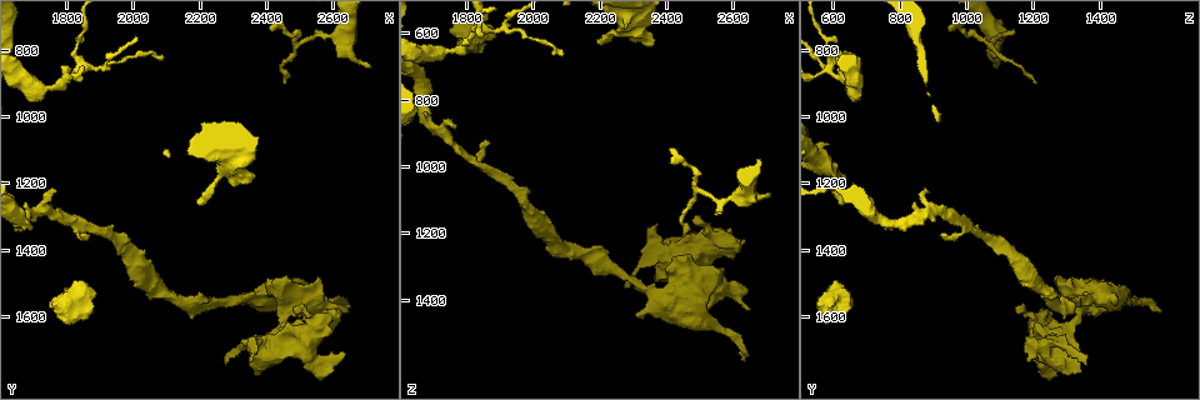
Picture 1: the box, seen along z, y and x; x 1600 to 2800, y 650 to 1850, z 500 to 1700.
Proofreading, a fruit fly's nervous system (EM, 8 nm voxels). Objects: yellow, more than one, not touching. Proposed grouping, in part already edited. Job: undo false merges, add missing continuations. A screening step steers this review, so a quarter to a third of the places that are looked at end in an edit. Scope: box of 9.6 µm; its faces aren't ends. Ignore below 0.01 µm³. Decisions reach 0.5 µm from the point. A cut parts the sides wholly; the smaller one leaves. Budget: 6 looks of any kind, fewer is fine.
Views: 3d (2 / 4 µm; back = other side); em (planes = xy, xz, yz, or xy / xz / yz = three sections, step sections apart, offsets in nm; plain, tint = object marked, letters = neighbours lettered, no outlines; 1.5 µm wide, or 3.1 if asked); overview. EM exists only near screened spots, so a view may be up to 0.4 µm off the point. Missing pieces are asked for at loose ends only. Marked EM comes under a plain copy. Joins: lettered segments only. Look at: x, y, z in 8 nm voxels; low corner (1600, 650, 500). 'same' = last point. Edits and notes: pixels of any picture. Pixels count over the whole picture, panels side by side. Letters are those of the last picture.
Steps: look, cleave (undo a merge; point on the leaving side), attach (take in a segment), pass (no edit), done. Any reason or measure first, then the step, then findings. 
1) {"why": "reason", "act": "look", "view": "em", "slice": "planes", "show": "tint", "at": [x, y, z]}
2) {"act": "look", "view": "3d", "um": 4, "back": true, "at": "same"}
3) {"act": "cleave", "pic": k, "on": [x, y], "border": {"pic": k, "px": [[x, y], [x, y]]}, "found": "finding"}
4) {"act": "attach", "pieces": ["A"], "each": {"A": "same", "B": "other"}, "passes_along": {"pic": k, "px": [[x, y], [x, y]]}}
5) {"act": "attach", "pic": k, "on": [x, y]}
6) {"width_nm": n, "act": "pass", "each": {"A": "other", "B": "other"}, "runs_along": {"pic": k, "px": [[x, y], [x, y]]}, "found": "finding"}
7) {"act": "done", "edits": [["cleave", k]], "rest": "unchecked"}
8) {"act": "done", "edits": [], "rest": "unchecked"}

{"why": "thin end", "act": "look", "view": "3d", "um": 4, "back": true, "at": [2080, 830, 650]}

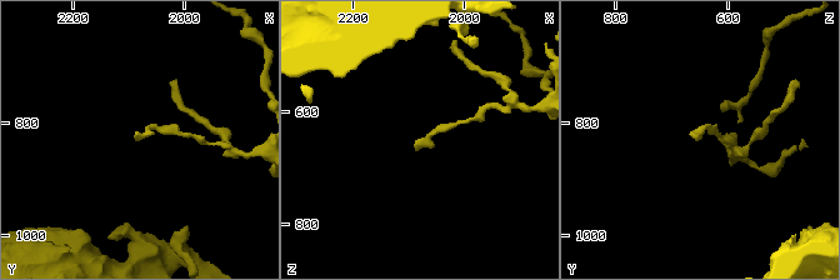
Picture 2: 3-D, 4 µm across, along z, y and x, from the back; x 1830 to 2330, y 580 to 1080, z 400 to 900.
{"why": "need the tissue", "act": "look", "view": "em", "slice": "xz", "step": 8, "show": "letters", "at": [2090, 825, 655]}

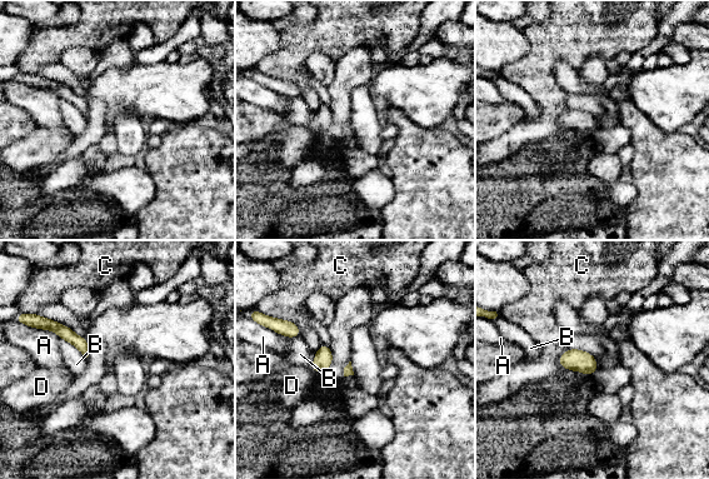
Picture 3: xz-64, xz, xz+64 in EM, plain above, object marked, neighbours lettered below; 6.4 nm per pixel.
{"act": "look", "view": "em", "slice": "planes", "show": "letters", "at": "same"}

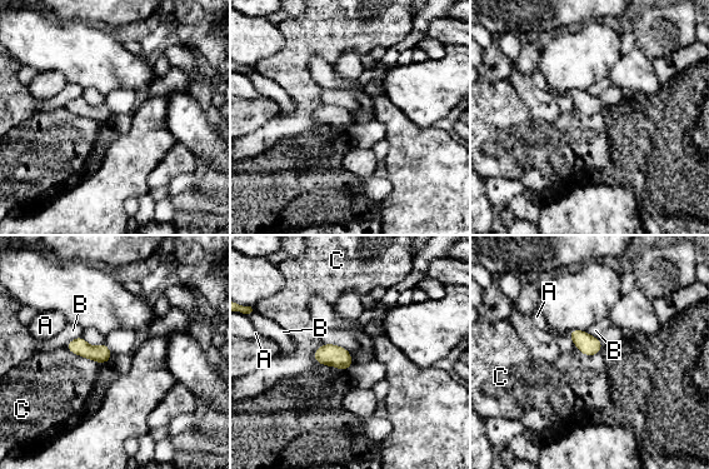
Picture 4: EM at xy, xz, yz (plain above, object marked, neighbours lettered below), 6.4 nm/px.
{"act": "pass", "each": {"A": "other", "B": "other", "C": "other"}, "border": {"pic": 4, "px": [[65, 347], [73, 353], [98, 363]]}, "found": "no lettered segment goes on from it"}

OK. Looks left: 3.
{"act": "look", "view": "3d", "um": 4, "at": [1760, 1230, 880]}

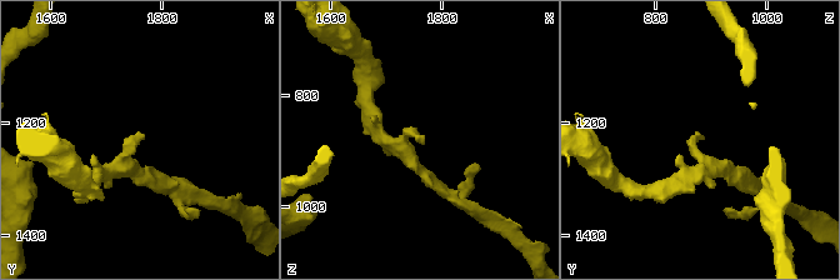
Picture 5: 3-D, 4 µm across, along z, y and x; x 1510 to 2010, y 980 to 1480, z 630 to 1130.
{"why": "need the tissue", "act": "look", "view": "em", "slice": "xz", "step": 4, "show": "letters", "at": [1765, 1225, 890]}

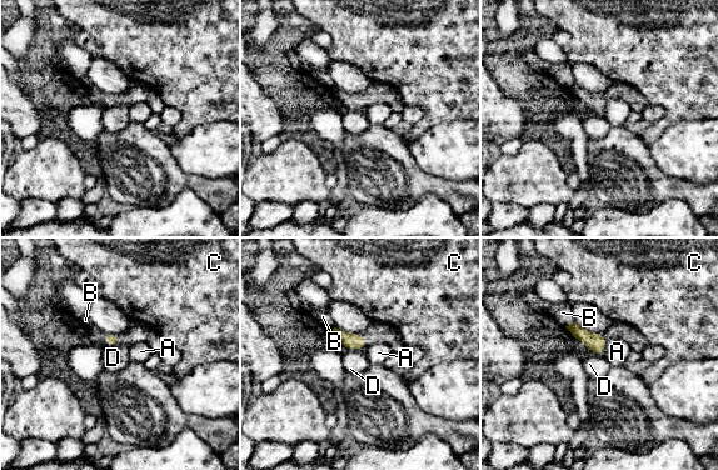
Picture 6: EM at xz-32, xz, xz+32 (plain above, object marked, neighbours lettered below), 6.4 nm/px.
{"act": "look", "view": "em", "slice": "planes", "show": "letters", "at": "same"}

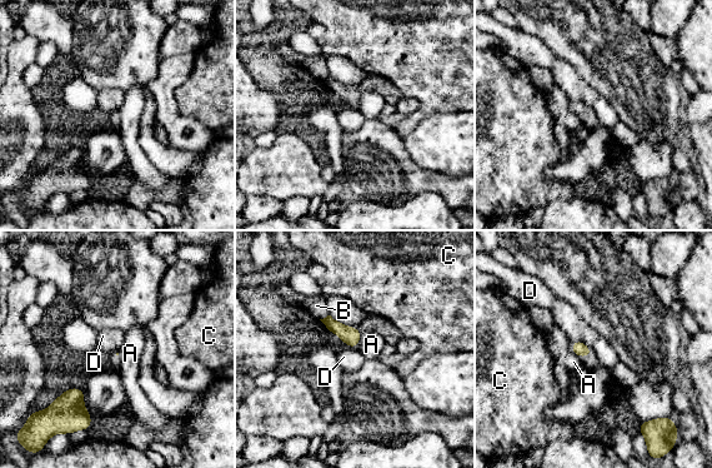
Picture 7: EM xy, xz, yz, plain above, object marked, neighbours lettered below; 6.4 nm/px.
{"act": "pass", "each": {"A": "other", "B": "other", "C": "other", "D": "other"}, "border": {"pic": 7, "px": [[572, 340], [580, 340], [592, 350]]}, "found": "no lettered segment goes on from it"}

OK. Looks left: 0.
{"act": "done", "edits": [], "rest": "unchecked"}

